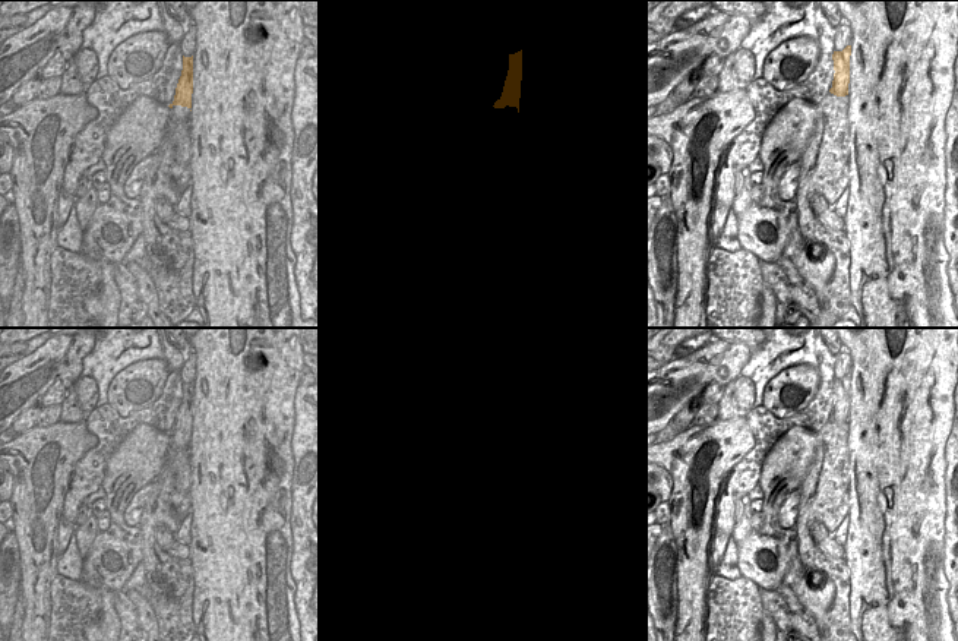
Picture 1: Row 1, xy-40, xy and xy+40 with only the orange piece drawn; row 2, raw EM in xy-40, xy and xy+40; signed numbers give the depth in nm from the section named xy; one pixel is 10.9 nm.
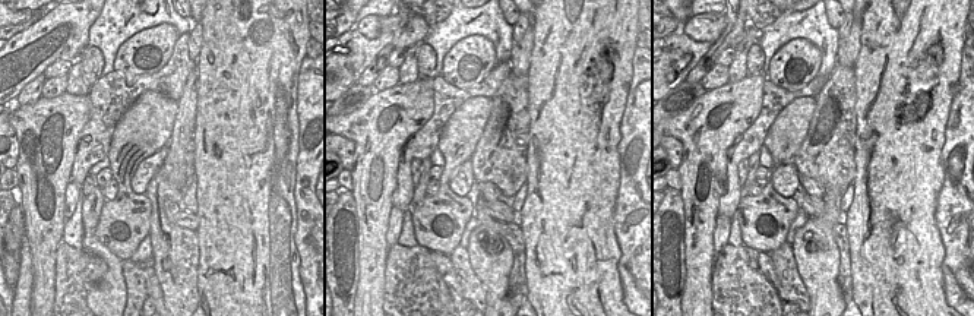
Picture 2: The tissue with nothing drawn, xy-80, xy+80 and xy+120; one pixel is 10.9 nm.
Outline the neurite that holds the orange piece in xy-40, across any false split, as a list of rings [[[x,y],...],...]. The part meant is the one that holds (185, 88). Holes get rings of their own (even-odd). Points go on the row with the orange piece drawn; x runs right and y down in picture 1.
[[[183,56],[183,70],[178,79],[174,101],[168,105],[171,108],[171,123],[189,123],[193,94],[193,56]]]

